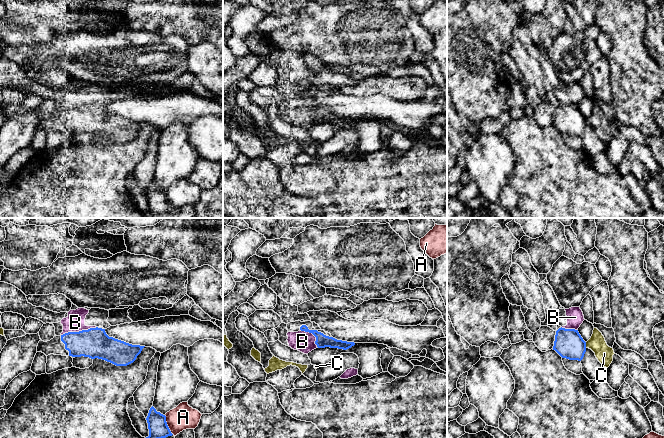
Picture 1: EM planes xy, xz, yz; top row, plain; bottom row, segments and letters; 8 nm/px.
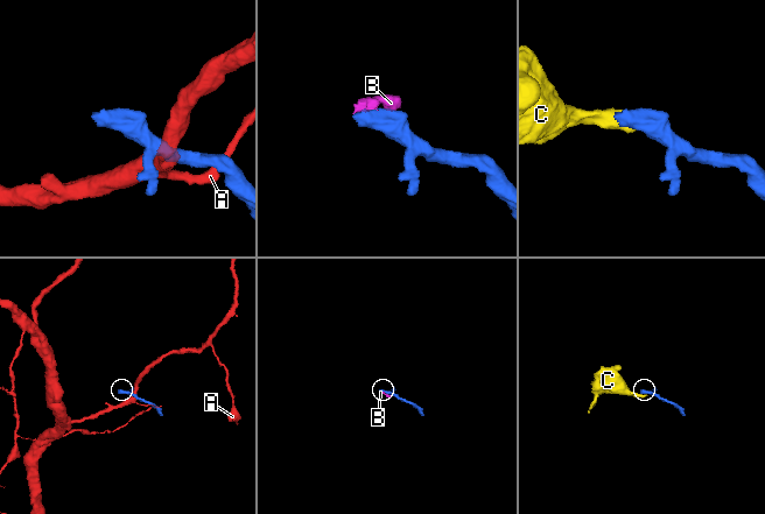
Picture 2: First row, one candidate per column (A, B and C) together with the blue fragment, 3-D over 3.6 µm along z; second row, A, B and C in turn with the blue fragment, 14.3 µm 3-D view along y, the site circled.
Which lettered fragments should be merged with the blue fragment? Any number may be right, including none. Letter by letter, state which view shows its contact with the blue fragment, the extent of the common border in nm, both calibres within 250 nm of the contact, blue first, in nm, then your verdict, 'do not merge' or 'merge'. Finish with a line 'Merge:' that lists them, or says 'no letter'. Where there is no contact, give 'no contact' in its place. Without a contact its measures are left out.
A: contact in xy; length 180 nm; calibres 160 and 200 nm; do not merge
B: contact in xy; length 300 nm; calibres 240 and 160 nm; do not merge
C: contact in yz; length 50 nm; calibres 240 and 140 nm; do not merge
Merge: no letter

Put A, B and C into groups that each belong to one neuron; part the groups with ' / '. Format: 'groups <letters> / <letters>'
groups A / B / C

